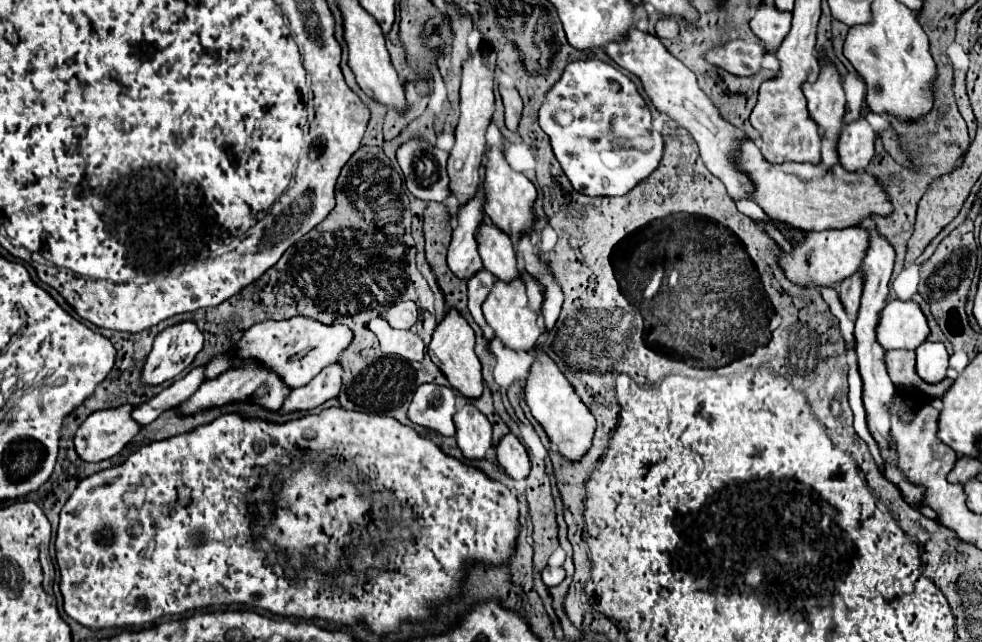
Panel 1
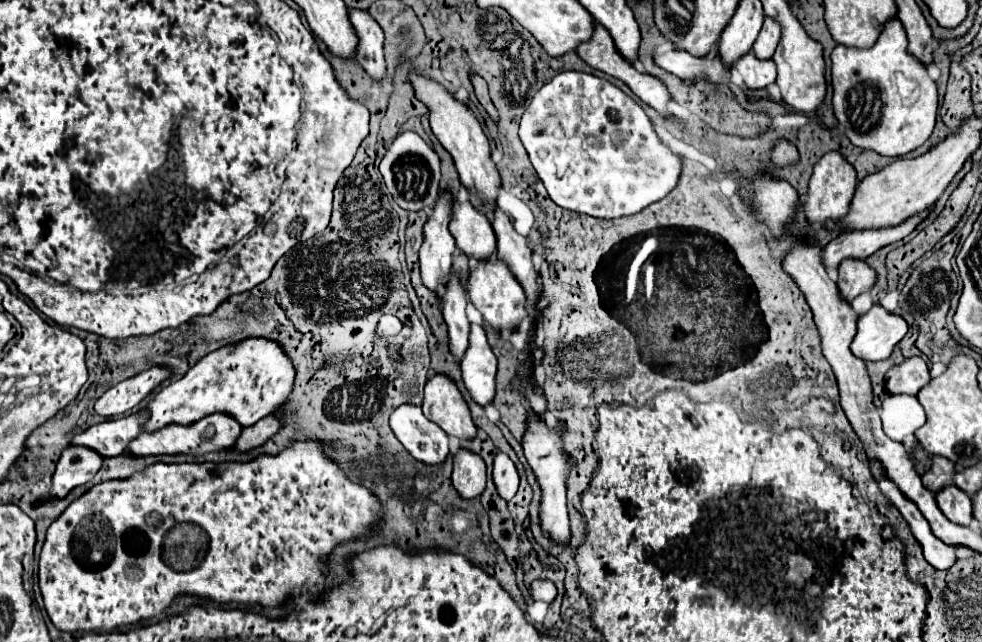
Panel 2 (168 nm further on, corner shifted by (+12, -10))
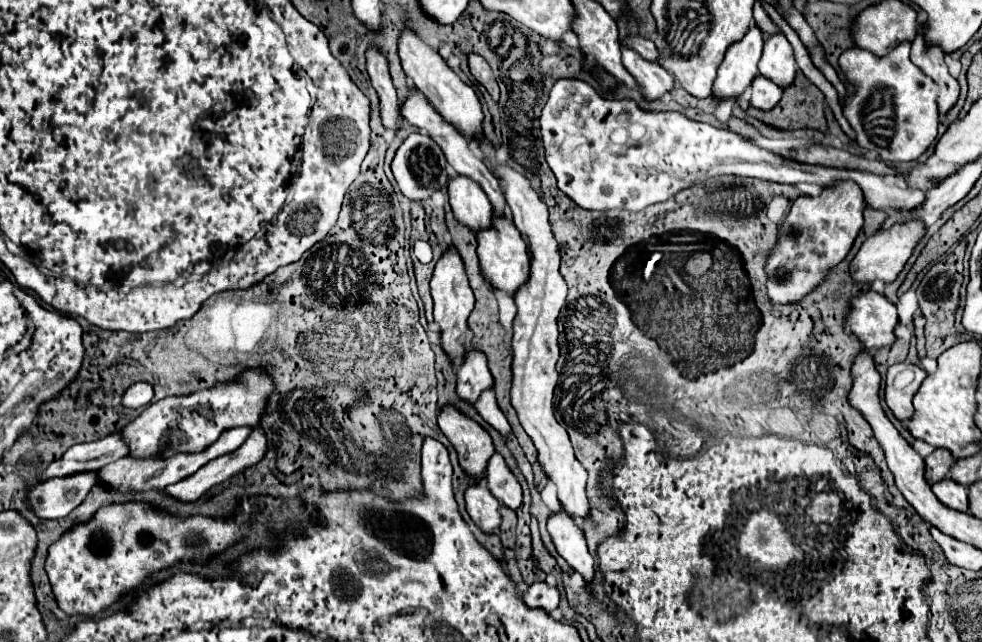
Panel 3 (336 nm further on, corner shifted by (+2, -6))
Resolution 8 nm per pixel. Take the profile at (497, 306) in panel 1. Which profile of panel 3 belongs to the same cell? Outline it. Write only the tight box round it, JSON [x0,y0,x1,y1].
[478,214,530,296]

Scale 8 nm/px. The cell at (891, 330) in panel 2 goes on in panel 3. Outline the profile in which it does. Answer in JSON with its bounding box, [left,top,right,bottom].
[846,290,896,350]

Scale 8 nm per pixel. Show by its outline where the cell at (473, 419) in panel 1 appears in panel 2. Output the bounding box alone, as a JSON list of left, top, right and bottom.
[452,450,486,500]

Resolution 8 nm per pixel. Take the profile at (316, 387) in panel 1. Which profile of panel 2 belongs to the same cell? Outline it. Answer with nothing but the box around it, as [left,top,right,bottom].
[234,416,282,452]

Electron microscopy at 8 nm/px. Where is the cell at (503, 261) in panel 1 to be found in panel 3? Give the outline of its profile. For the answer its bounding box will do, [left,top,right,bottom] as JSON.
[448,176,492,232]

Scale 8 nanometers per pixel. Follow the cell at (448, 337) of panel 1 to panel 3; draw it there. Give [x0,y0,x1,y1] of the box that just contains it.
[438,404,494,480]

